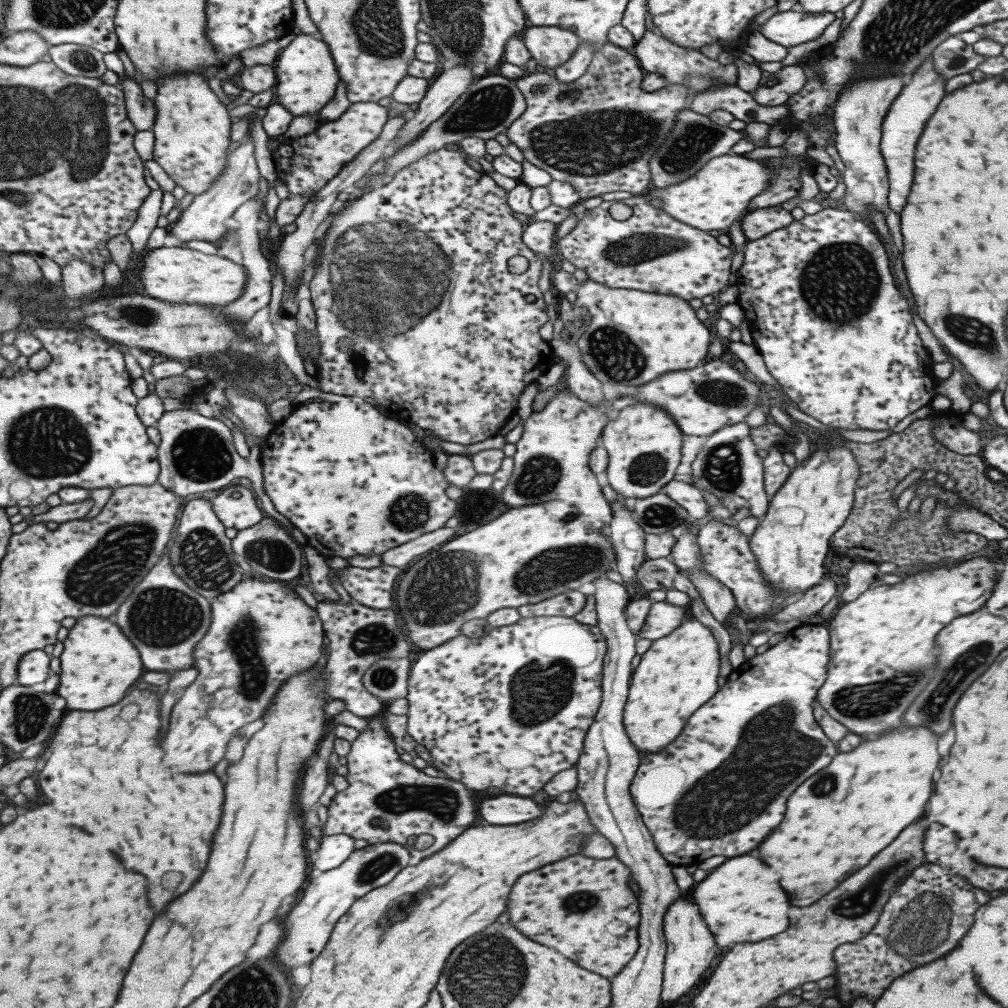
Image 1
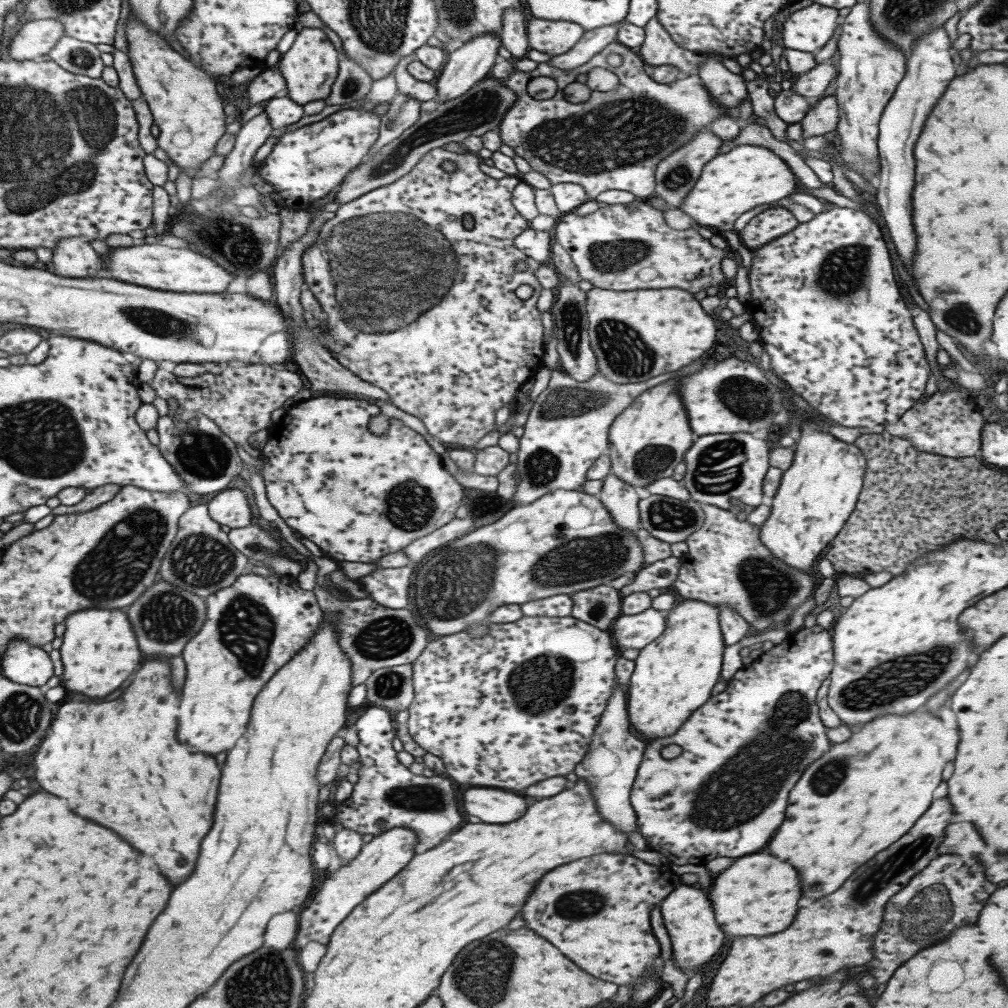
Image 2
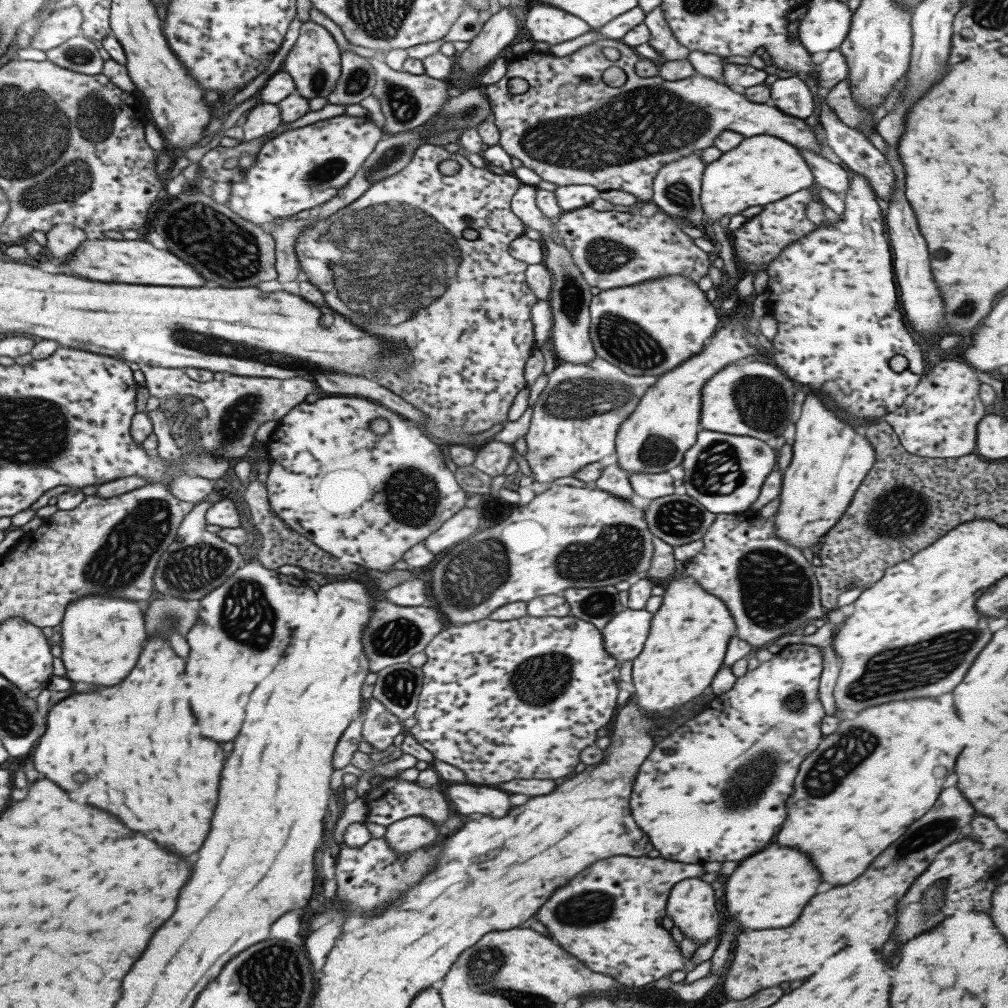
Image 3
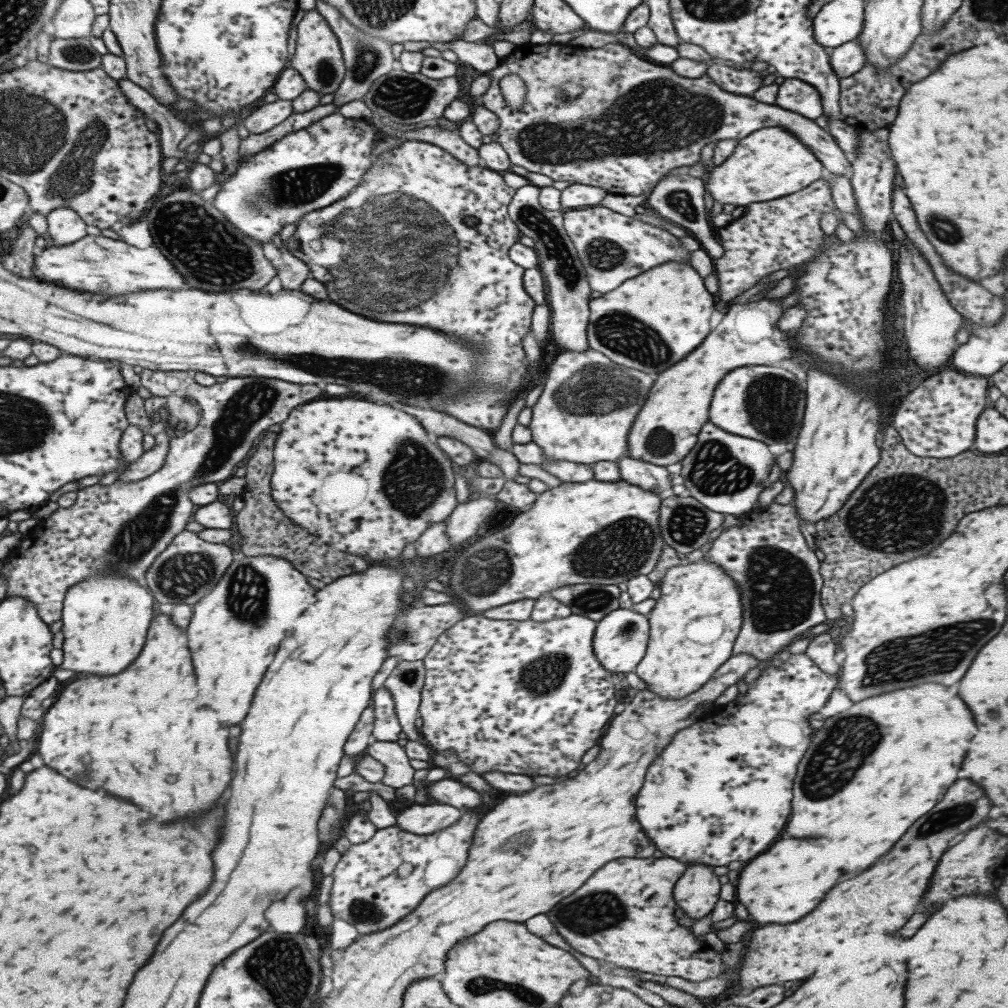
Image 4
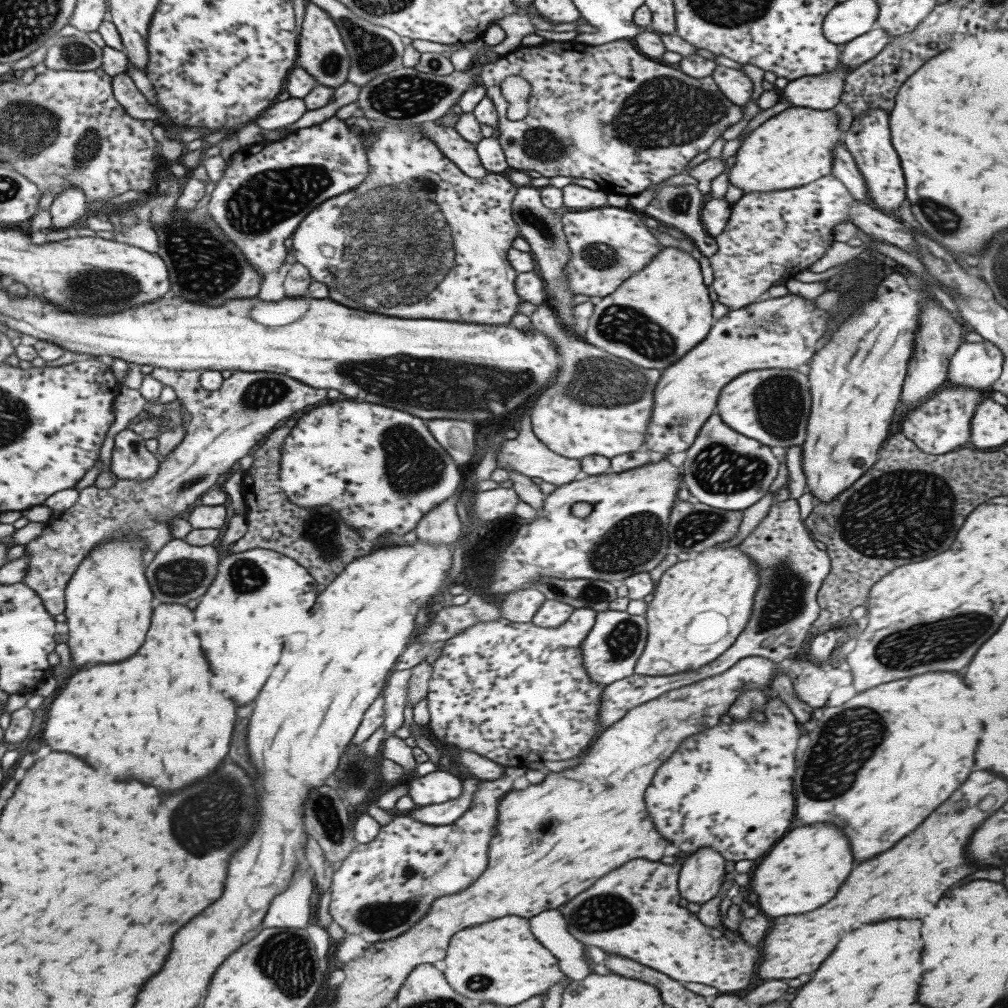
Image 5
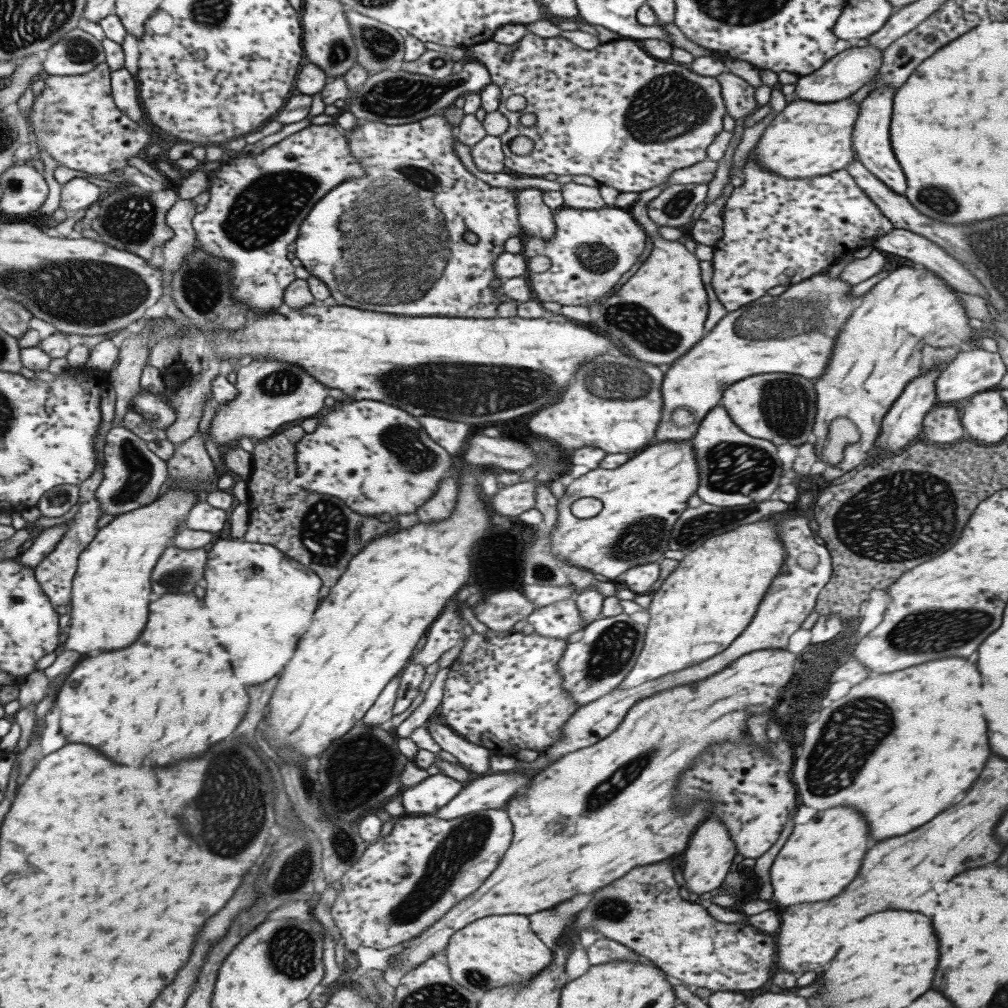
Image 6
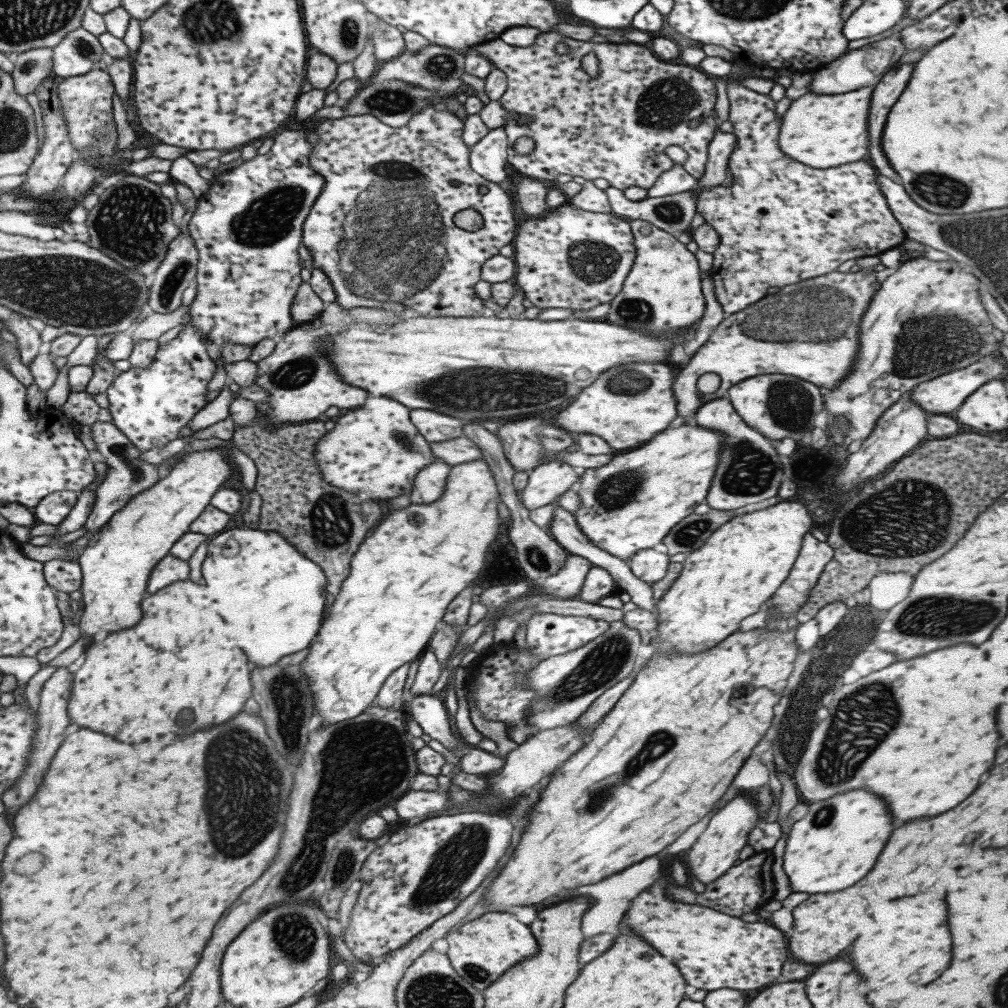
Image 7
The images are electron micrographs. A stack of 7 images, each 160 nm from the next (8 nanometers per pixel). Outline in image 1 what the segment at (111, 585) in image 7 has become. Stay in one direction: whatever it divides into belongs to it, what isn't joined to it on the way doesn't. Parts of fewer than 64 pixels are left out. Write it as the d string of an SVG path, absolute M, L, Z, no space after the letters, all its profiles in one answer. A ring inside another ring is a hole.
M91 615L79 617L68 630L62 644L63 652L59 656L61 674L59 674L59 686L57 686L55 694L65 700L69 710L99 710L99 708L111 706L111 704L119 702L125 696L125 690L143 674L143 666L139 662L137 650L121 634L121 630L115 626L111 618Z

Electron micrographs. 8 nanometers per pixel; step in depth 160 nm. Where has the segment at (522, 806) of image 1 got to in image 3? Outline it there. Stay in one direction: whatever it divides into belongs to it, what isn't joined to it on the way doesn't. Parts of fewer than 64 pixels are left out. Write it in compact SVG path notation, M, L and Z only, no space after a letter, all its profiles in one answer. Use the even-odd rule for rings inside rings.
M453 783L445 788L447 798L461 814L487 814L487 816L505 816L509 810L509 796L495 788L485 786L465 786Z

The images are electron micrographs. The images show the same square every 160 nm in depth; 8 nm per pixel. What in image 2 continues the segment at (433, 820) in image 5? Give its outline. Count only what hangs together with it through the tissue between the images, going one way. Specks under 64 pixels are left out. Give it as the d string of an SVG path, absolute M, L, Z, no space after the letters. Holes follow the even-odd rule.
M395 827L375 835L367 844L363 843L355 858L342 864L335 873L327 875L313 900L297 920L297 931L293 946L299 950L307 942L325 944L333 928L353 911L366 896L377 890L387 880L393 878L411 860L416 848L416 834L408 828Z

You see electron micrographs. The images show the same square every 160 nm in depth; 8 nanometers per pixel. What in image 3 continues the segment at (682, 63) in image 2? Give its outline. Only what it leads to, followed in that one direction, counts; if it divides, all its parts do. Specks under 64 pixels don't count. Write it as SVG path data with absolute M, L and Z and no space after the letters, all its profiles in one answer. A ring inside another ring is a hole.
M660 6L653 8L653 11L645 15L642 23L648 28L649 38L646 40L647 44L653 47L665 61L686 58L689 50L675 40L664 20L664 15L661 14Z

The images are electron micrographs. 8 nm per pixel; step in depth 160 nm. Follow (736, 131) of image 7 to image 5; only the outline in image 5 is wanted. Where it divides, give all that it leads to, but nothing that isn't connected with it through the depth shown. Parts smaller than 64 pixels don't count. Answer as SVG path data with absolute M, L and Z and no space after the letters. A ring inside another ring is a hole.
M717 65L710 77L717 89L735 106L743 107L749 100L753 86L749 78L740 69ZM831 173L799 186L769 192L743 193L730 205L730 216L723 230L714 236L716 251L708 257L713 280L710 290L715 294L715 300L726 306L729 311L743 308L753 303L770 286L779 280L789 280L797 272L806 270L813 262L819 260L833 240L833 228L840 222L847 222L849 210L854 204L854 198L843 186L843 183Z

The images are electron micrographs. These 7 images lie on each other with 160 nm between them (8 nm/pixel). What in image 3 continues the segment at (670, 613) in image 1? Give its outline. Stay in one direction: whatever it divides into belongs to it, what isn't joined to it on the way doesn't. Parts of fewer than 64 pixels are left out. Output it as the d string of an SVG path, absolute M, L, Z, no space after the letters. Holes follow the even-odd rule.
M624 608L600 630L603 648L619 664L633 660L642 649L649 632L652 613Z

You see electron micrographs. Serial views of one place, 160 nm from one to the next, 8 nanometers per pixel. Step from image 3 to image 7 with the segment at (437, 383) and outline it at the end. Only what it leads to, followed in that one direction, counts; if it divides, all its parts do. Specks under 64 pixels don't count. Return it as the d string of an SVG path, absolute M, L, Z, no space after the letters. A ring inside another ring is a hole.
M432 105L417 111L413 116L410 116L405 125L399 128L391 128L379 122L372 114L355 116L343 114L341 118L324 118L315 126L314 143L308 154L308 165L313 173L321 176L323 186L302 224L302 239L300 241L313 259L313 265L310 268L320 268L327 275L336 292L335 301L344 309L365 307L387 311L392 307L409 306L409 308L413 308L421 316L429 314L429 316L470 317L475 313L478 315L487 313L483 303L481 303L482 300L475 295L473 285L480 280L480 268L483 262L497 255L502 246L510 244L513 240L516 231L515 216L513 216L511 199L499 187L499 184L489 182L481 178L474 170L471 170L468 159L470 150L461 138L462 126L463 121L453 113L447 111L447 109L437 111ZM464 208L472 208L479 214L482 220L482 227L477 232L467 232L453 224L454 214Z

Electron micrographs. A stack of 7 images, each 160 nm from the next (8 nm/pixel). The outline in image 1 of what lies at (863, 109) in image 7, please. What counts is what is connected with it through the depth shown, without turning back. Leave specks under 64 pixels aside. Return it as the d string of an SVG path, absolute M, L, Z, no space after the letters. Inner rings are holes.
M722 154L707 160L695 176L675 186L666 186L665 190L649 190L649 196L655 196L663 202L663 210L683 224L693 226L700 231L718 230L728 232L729 226L748 209L751 202L760 192L763 192L770 183L770 170L763 160L749 159L743 155Z

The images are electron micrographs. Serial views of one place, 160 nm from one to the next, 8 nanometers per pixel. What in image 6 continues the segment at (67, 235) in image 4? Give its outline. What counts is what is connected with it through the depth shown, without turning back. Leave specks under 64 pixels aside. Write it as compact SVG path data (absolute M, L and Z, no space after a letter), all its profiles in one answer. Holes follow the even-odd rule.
M73 177L60 186L59 207L63 210L81 210L94 207L102 195L99 187L85 178Z

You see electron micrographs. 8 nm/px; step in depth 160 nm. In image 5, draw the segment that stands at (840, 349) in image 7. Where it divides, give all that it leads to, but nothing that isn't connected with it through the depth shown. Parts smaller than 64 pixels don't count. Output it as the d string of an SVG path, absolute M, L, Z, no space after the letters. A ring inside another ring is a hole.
M788 292L782 297L766 297L761 302L754 301L743 308L727 311L725 316L714 320L707 336L704 336L695 348L683 354L675 362L675 366L671 364L660 373L659 382L653 391L654 401L649 425L643 435L646 449L661 454L663 458L685 451L685 448L695 440L707 417L715 412L717 397L722 388L736 376L749 370L767 368L797 371L799 366L807 364L807 360L811 360L811 356L815 354L815 344L819 344L819 338L827 330L829 318L831 316L827 312L813 306L813 299L808 300Z

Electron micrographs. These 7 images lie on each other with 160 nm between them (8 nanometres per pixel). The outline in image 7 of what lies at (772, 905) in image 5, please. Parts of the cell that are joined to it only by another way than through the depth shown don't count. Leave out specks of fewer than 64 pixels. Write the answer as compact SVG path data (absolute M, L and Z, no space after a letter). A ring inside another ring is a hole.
M849 790L819 802L811 802L807 808L809 808L807 814L791 826L783 854L783 872L789 878L791 892L807 892L807 894L837 892L861 880L871 870L875 858L879 856L893 828L885 802L879 796L871 796L871 792Z

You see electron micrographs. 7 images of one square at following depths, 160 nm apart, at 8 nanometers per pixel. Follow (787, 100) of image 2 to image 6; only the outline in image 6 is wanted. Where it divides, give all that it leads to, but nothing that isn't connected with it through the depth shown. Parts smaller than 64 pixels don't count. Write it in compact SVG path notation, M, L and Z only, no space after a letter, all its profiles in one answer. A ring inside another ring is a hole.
M874 46L849 47L832 56L814 72L797 78L793 96L814 103L832 103L843 100L875 77L875 73L881 66L881 61L882 50Z

